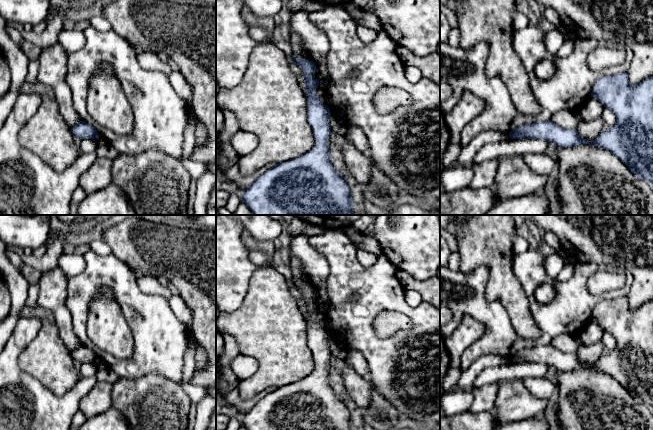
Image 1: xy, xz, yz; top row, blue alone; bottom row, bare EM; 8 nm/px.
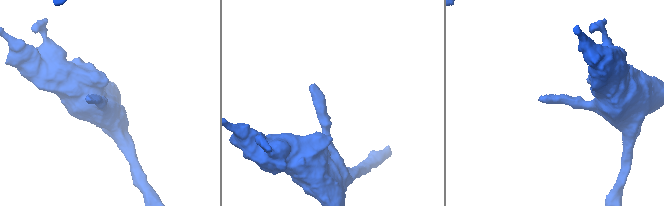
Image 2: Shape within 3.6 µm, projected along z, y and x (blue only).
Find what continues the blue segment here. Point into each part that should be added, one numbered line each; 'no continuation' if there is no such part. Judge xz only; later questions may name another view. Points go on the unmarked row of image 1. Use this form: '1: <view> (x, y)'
no continuation

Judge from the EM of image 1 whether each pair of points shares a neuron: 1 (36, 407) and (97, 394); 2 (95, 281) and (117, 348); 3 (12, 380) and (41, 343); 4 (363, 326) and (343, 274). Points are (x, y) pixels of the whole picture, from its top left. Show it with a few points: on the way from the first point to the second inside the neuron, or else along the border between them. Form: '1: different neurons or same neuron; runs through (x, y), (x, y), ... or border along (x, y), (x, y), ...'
1: different neurons; border along (97, 380), (95, 385), (80, 400), (78, 409)
2: different neurons; border along (112, 290), (100, 288), (90, 302), (87, 311)
3: different neurons; border along (25, 346), (18, 357), (18, 366), (40, 382)
4: same neuron; runs through (363, 313), (363, 293), (356, 286)

